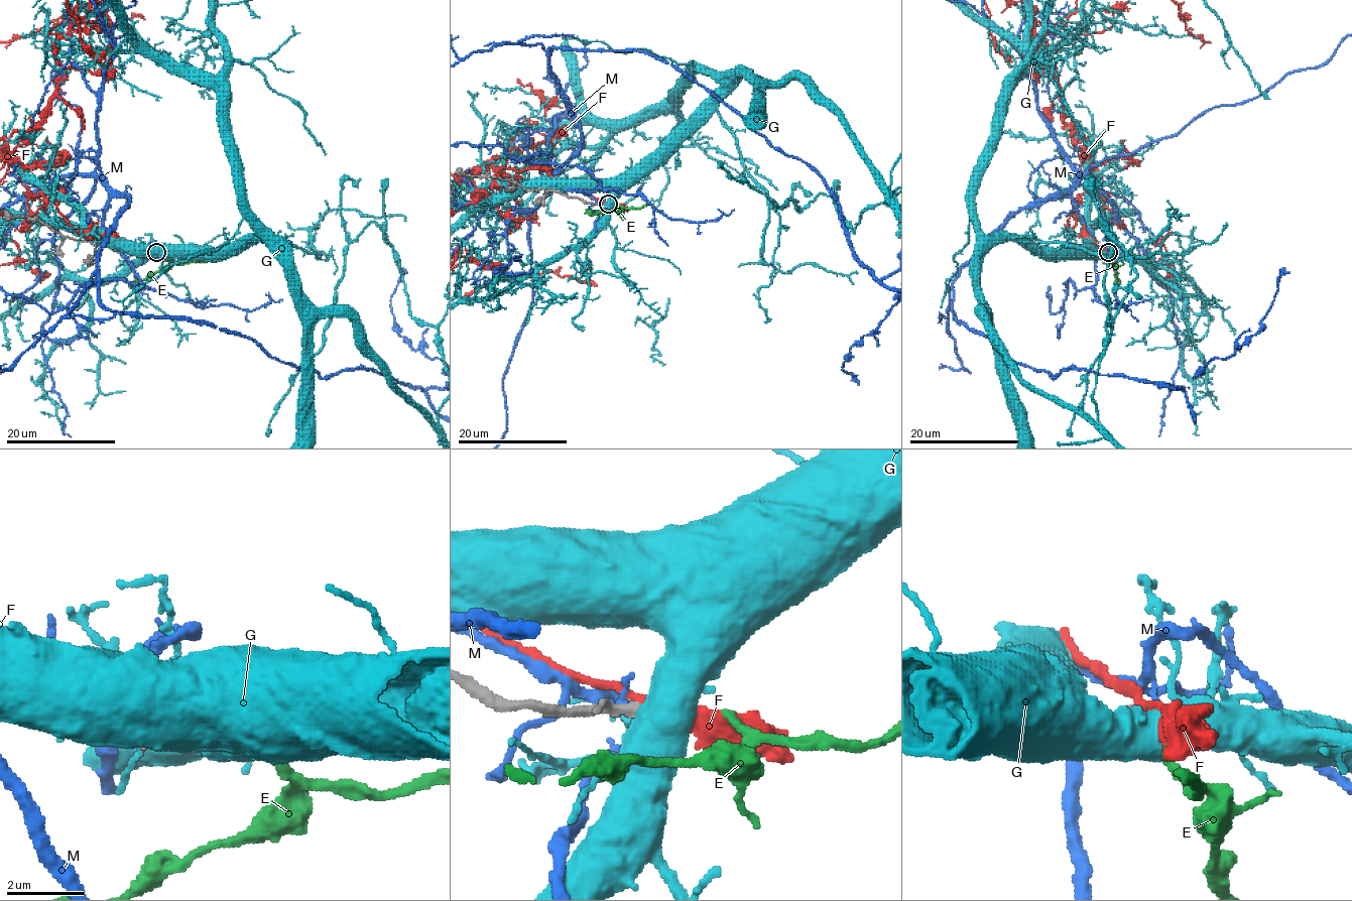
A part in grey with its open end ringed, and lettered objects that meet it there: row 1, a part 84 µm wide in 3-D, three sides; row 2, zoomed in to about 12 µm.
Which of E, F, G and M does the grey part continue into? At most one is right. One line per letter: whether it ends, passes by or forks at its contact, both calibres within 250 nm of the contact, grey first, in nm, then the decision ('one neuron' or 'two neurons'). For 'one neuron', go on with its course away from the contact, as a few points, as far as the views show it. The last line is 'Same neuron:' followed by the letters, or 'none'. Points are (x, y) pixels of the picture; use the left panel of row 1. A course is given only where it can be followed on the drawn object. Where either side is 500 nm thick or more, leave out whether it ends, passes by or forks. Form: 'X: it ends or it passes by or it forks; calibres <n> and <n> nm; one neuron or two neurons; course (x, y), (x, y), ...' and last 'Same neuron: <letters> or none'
E: it ends; calibres 200 and 140 nm; one neuron
F: it passes by; calibres 240 and 200 nm; two neurons
G: calibres 220 and 600 nm; two neurons
M: it ends; calibres 280 and 160 nm; two neurons
Same neuron: E

